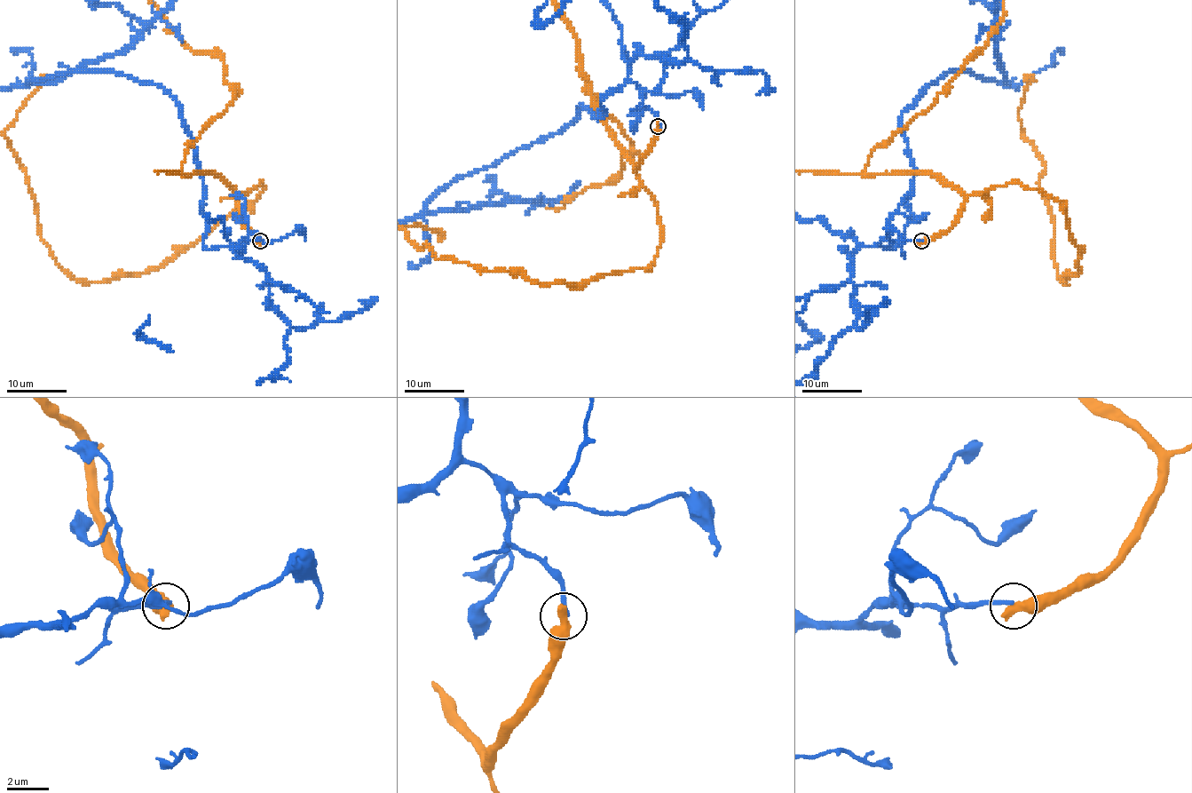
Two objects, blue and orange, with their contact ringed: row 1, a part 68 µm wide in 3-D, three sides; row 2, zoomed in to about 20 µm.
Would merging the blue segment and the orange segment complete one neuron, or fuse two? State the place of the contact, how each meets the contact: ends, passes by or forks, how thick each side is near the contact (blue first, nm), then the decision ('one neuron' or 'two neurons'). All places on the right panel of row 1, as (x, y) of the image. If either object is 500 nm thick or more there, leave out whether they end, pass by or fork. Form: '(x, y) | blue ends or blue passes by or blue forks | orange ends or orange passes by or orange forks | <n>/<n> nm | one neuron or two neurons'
(921, 241) | 220/600 nm | two neurons

